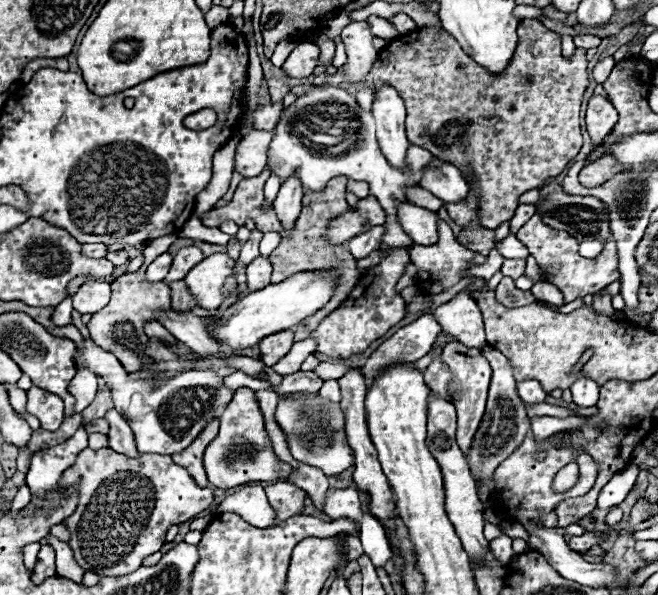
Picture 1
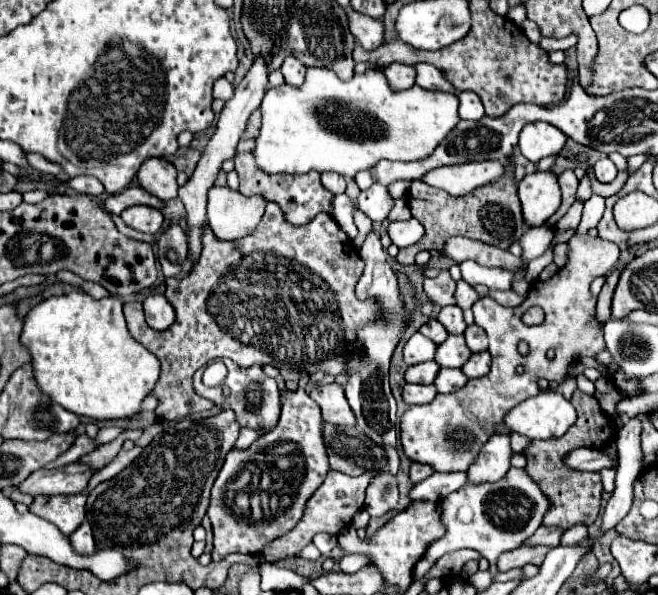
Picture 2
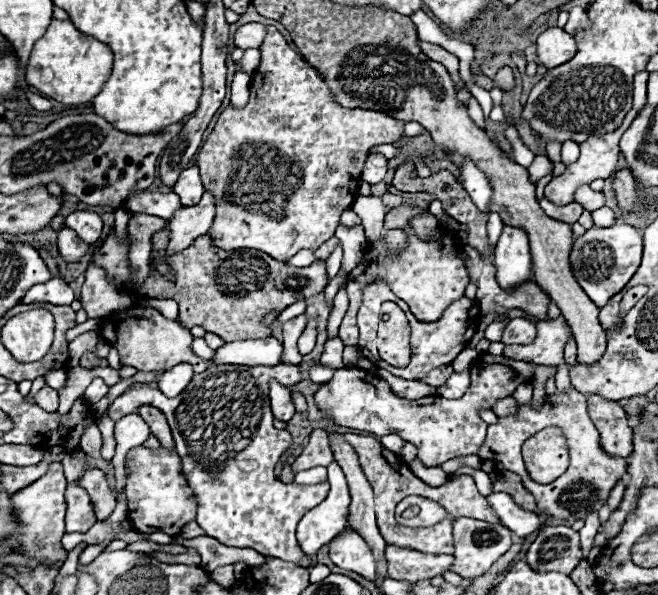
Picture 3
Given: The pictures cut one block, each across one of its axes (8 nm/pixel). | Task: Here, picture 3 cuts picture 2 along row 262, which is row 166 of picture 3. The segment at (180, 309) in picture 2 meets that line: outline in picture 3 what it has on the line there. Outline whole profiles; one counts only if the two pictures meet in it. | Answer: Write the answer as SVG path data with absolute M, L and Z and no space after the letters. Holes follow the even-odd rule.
M268 26L260 54L260 66L250 82L248 104L242 110L228 106L220 114L214 130L196 154L196 166L200 168L204 188L216 198L216 216L208 230L214 244L222 250L254 248L276 260L288 260L298 250L316 250L334 236L340 214L356 198L360 168L364 168L370 150L404 138L404 122L378 110L342 108L336 104L322 74L294 52L274 26Z

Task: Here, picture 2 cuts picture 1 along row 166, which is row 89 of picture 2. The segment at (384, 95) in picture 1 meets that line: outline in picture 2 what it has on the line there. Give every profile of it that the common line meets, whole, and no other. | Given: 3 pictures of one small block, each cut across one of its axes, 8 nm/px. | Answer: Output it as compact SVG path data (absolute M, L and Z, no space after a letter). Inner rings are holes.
M392 62L390 66L386 66L384 74L386 74L388 82L392 84L392 88L396 88L396 90L412 88L414 82L416 82L414 66L406 66L406 64L400 64L400 62Z

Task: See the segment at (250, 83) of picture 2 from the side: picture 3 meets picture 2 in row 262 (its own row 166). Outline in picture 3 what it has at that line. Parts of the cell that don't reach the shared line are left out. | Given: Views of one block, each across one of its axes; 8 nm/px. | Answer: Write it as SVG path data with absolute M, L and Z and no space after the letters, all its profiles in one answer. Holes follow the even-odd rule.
M192 166L192 168L184 170L172 190L180 196L180 202L184 202L184 206L194 206L194 204L198 204L200 198L202 198L202 194L204 194L204 186L202 186L202 182L200 182L198 168Z

